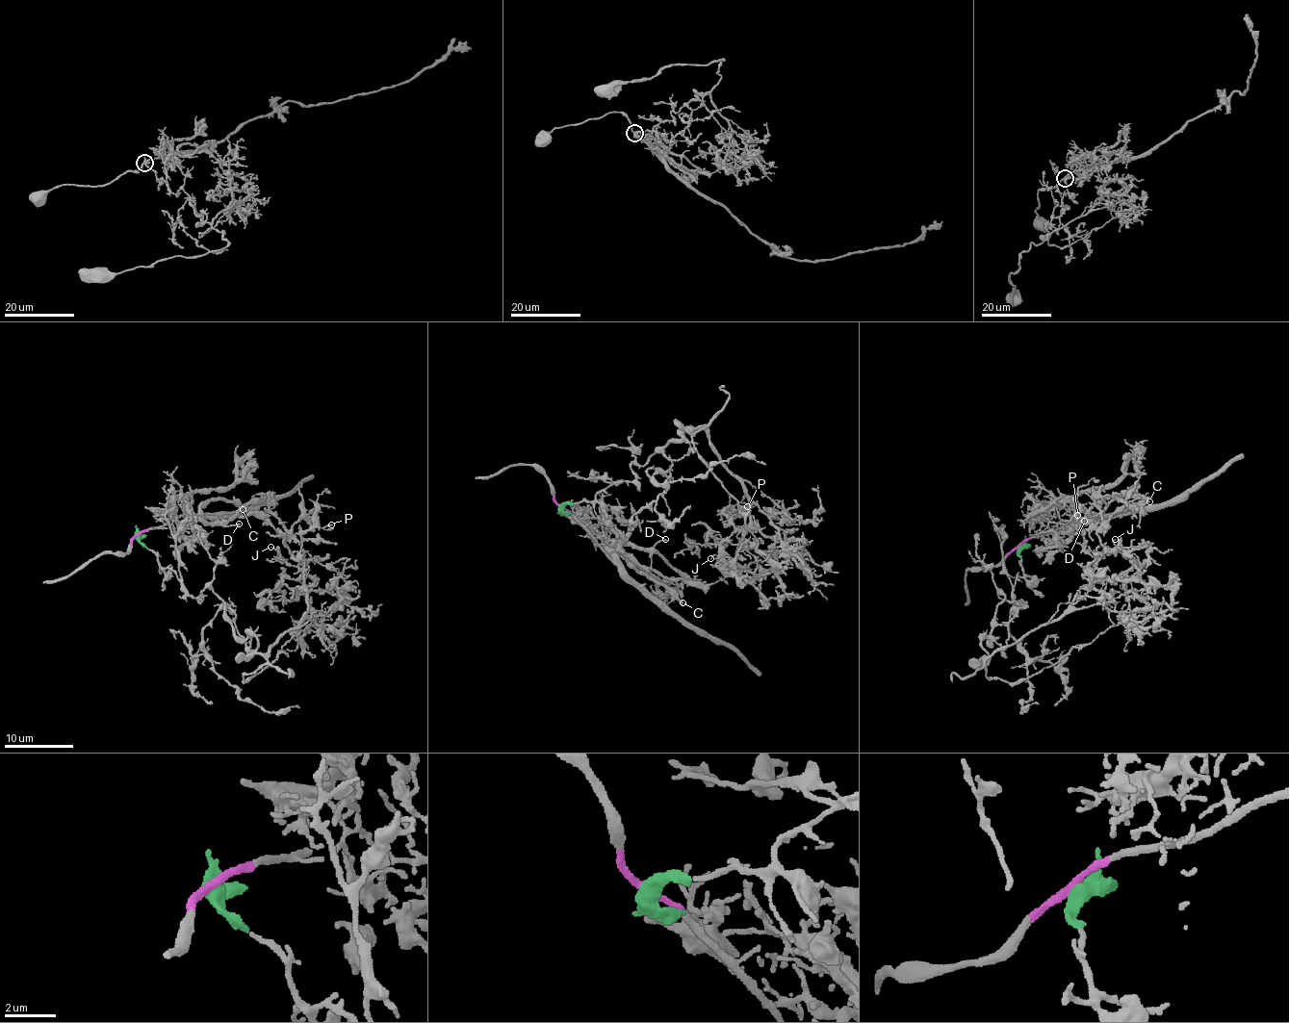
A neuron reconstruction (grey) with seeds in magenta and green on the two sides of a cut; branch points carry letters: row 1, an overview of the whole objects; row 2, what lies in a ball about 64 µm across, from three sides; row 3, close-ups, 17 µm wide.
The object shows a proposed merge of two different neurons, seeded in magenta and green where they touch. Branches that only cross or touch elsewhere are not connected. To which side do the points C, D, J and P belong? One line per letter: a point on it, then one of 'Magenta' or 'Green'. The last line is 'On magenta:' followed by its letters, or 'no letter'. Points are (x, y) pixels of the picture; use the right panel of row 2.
C: Place: (1149, 501). Magenta
D: Place: (1084, 521). Magenta
J: Place: (1115, 539). Green
P: Place: (1077, 515). Green
On magenta: C, D

